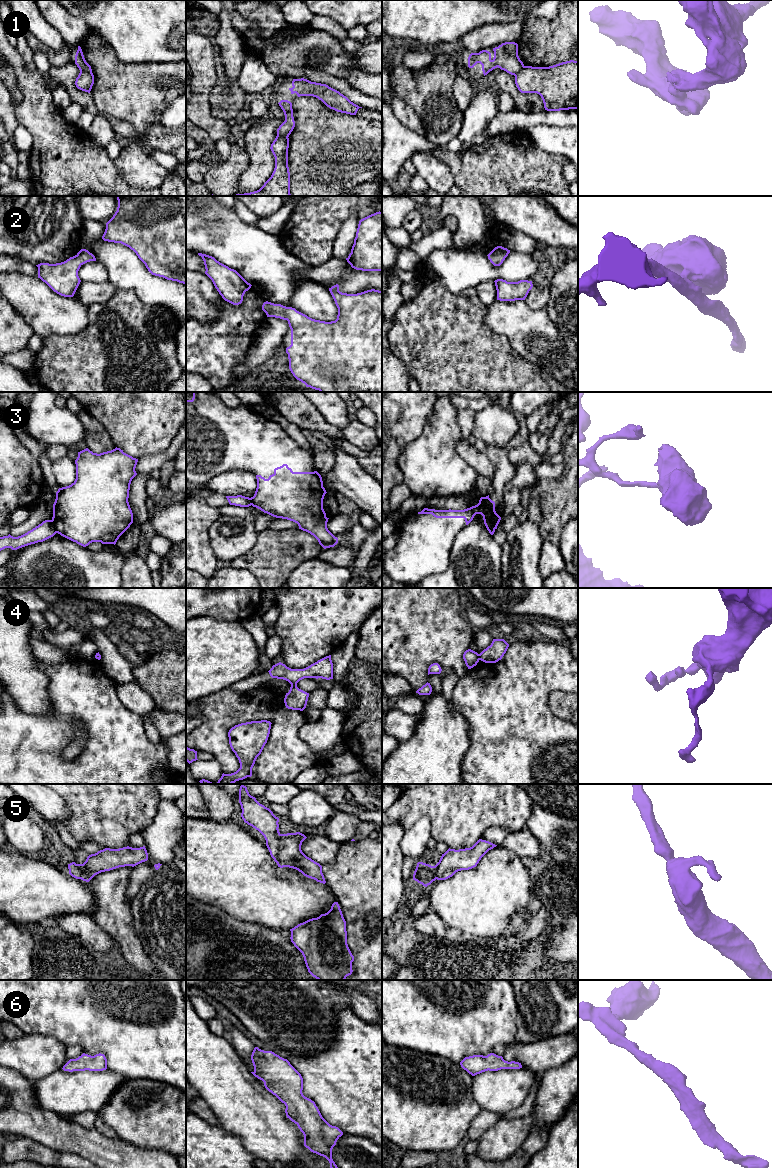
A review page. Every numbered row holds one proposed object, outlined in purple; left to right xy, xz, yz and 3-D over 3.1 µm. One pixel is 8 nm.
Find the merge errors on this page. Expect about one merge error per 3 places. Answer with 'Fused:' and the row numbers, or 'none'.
Fused: 1, 3, 4

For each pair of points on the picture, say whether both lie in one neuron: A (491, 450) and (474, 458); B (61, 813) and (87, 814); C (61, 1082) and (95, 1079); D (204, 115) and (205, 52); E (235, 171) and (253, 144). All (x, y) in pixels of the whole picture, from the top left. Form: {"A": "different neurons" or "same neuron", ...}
{"A": "different neurons", "B": "different neurons", "C": "same neuron", "D": "same neuron", "E": "different neurons"}

